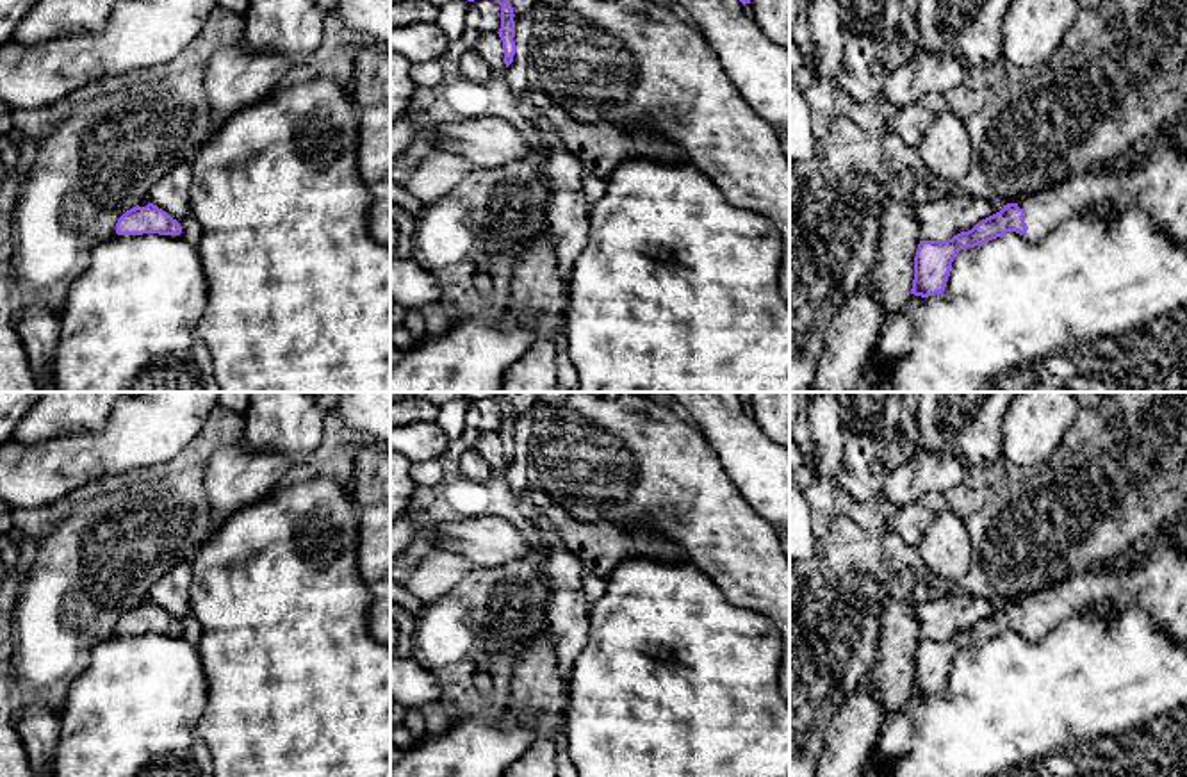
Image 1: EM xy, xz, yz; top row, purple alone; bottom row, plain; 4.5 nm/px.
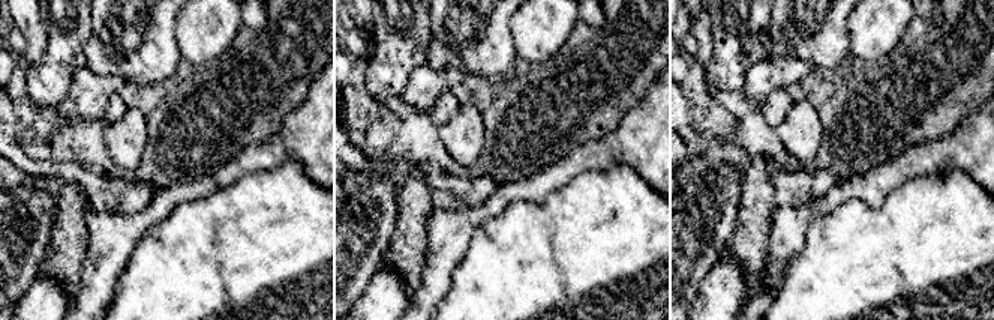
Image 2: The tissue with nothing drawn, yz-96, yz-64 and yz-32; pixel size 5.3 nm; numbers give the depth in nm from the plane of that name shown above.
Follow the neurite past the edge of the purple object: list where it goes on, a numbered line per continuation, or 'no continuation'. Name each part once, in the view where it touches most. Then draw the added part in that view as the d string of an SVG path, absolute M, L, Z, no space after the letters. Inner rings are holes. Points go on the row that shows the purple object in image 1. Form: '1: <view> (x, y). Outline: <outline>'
1: yz (1159, 182). Outline: M1155 134L1157 151L1116 173L1087 169L1018 201L1025 210L1028 241L1041 241L1073 216L1105 203L1135 203L1150 210L1155 225L1187 248L1187 155L1167 137Z

